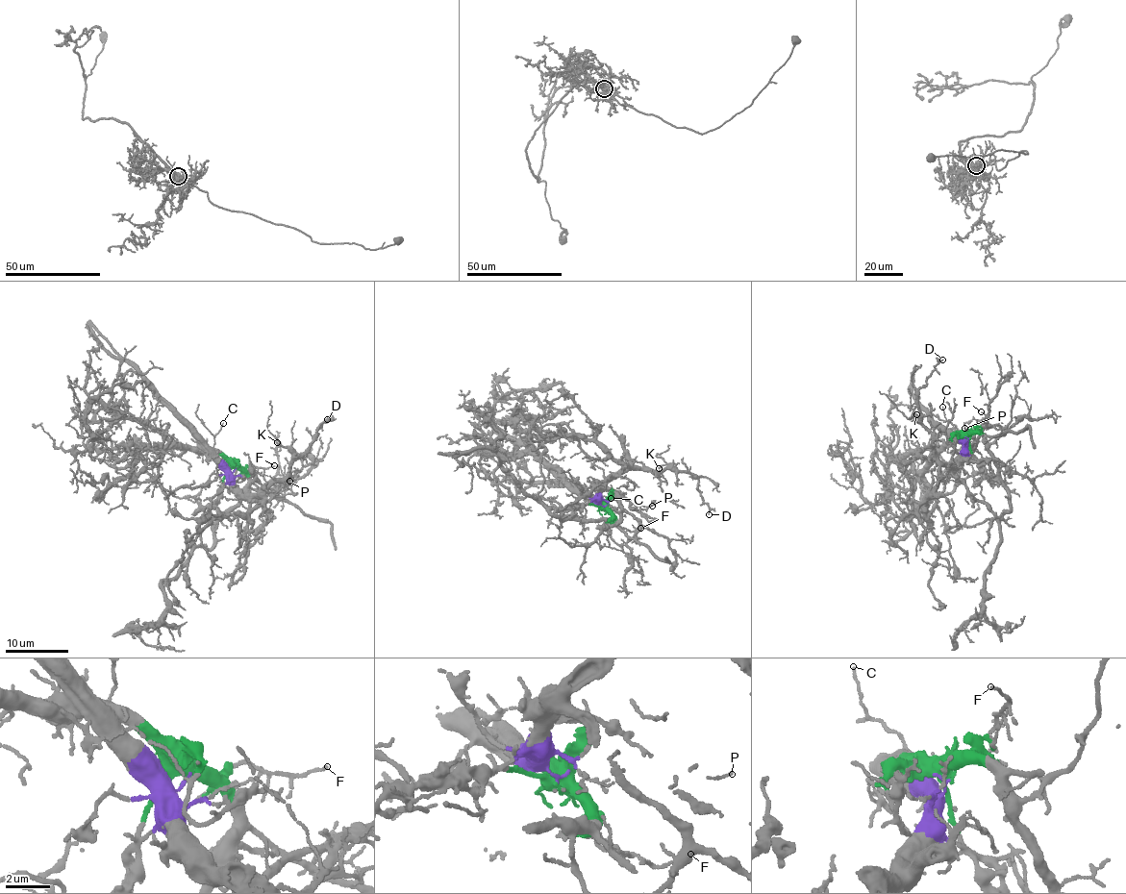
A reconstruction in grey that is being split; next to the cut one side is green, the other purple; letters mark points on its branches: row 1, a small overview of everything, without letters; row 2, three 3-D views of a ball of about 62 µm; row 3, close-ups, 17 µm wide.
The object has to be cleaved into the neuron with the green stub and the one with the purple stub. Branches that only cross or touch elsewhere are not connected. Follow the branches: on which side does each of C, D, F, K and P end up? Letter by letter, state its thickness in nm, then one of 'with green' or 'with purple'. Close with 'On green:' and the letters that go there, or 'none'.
C: 90 nm | with green
D: 110 nm | with purple
F: 100 nm | with green
K: 120 nm | with purple
P: 110 nm | with purple
On green: C, F

